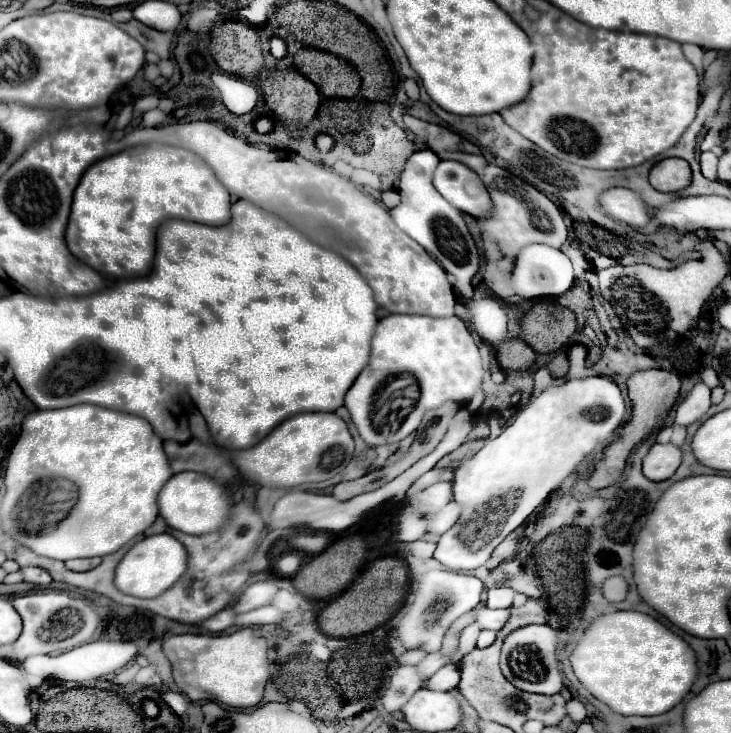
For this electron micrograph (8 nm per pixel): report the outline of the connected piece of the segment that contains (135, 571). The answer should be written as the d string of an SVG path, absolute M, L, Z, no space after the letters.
M160 533L160 535L152 535L152 537L142 539L124 555L120 565L116 567L114 583L126 595L152 599L152 597L162 595L176 581L180 581L182 575L186 573L186 569L188 569L186 547L176 537L172 537L170 533Z

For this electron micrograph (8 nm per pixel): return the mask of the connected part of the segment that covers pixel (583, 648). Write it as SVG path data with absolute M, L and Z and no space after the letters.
M616 611L598 617L572 651L578 681L620 715L662 715L674 709L692 689L698 665L692 647L654 617L638 611Z

